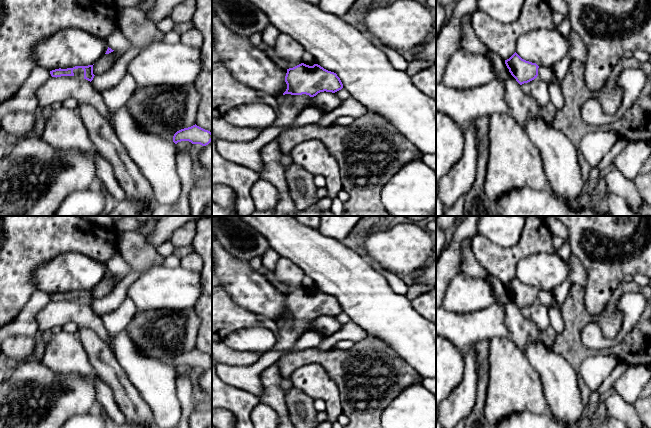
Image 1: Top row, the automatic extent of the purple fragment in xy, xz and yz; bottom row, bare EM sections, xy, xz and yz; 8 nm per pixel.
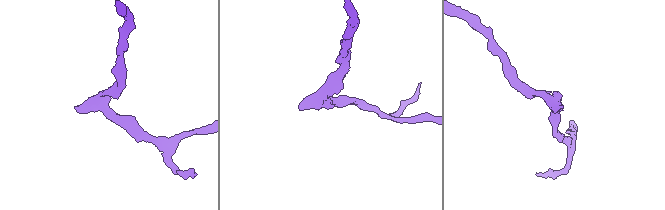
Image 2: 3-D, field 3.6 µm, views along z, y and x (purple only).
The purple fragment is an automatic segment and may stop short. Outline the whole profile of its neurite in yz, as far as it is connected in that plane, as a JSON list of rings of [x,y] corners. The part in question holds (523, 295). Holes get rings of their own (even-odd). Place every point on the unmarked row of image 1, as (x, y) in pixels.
[[[516,276],[505,284],[505,288],[520,309],[528,307],[537,301],[547,308],[556,307],[560,309],[561,307],[561,304],[555,300],[552,291],[538,290],[536,287],[522,283]]]

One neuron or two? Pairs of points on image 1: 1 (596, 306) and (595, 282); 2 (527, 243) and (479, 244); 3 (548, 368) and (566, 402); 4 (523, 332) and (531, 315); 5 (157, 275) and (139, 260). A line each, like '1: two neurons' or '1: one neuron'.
1: one neuron
2: one neuron
3: one neuron
4: two neurons
5: two neurons

